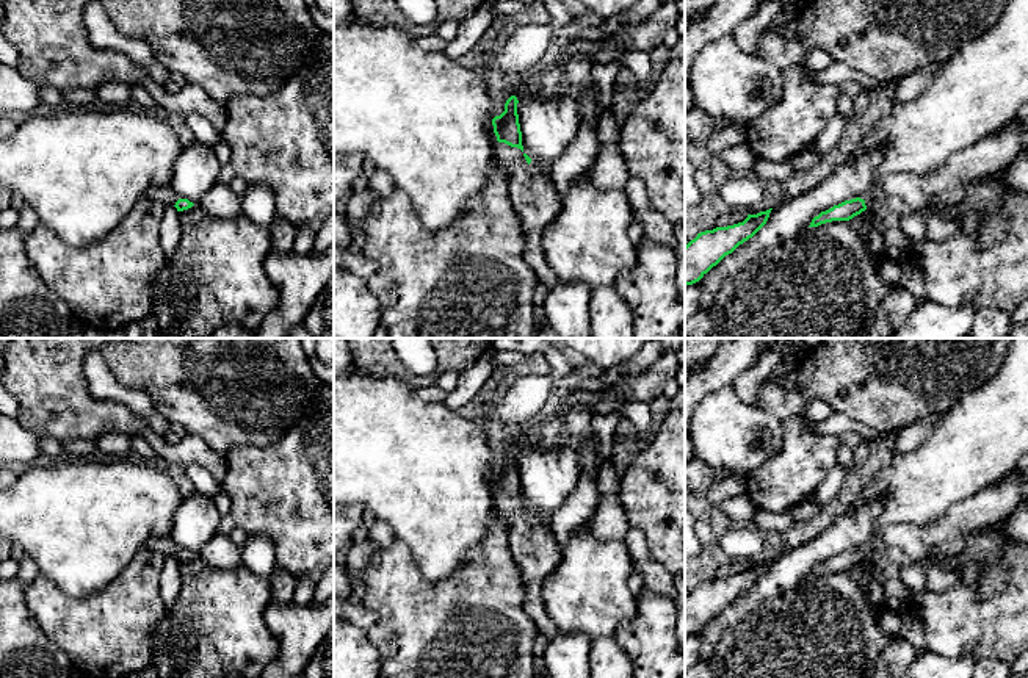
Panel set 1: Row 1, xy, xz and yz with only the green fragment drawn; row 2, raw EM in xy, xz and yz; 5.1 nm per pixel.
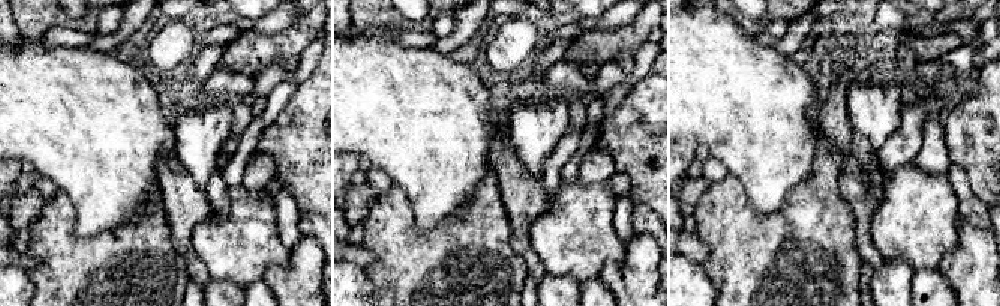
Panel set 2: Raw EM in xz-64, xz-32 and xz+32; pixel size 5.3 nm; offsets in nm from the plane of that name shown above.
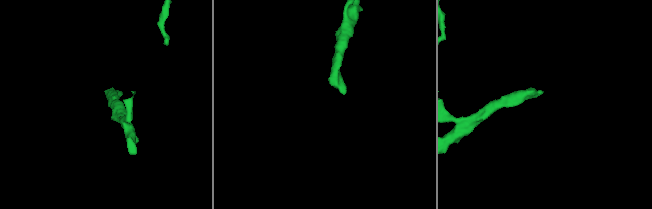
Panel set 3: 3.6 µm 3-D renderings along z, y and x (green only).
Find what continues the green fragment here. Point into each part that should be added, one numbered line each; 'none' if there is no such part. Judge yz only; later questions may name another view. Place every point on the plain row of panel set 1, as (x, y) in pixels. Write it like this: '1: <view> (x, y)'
1: yz (895, 547)

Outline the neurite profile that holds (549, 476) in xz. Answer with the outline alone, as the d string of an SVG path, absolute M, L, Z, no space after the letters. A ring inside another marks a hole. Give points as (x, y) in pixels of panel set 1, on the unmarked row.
M569 443L556 449L527 448L517 457L523 504L531 509L530 517L550 528L550 518L580 479L577 445Z

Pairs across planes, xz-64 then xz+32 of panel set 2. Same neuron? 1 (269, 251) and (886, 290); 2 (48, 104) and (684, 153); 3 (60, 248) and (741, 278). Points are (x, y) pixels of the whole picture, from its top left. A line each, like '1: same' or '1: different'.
1: different
2: different
3: same

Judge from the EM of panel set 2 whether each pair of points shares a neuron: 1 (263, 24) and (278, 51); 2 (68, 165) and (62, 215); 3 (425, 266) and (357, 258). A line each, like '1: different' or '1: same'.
1: different
2: different
3: different

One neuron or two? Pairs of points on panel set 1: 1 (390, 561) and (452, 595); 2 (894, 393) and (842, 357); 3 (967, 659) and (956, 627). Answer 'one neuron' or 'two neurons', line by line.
1: one neuron
2: one neuron
3: two neurons

